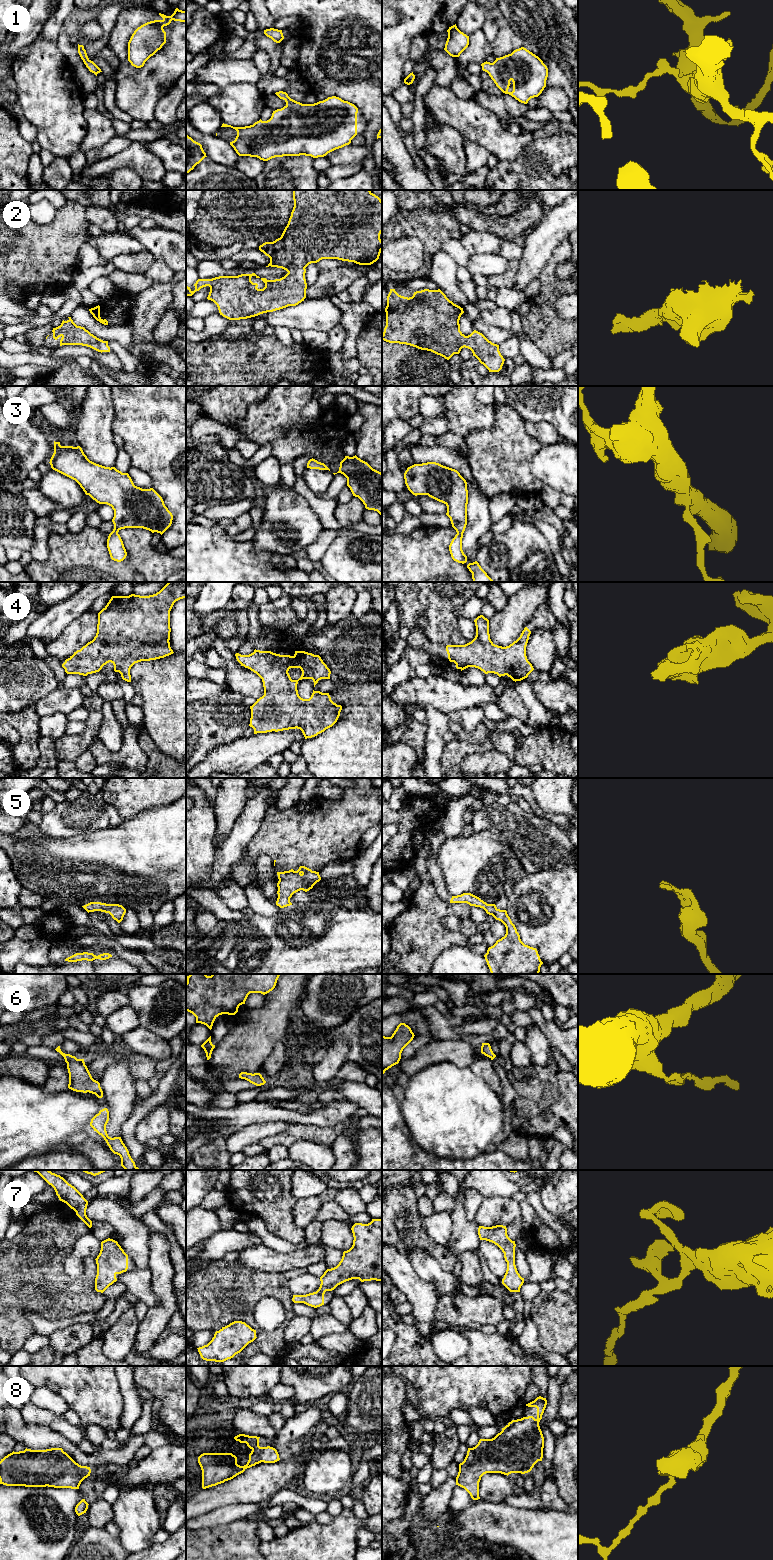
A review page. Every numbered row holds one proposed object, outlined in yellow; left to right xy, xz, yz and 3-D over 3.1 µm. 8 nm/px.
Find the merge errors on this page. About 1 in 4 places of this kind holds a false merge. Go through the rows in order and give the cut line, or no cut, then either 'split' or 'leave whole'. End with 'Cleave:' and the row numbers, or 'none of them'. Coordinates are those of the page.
1: no cut; leave whole
2: no cut; leave whole
3: no cut; leave whole
4: no cut; leave whole
5: no cut; leave whole
6: no cut; leave whole
7: no cut; leave whole
8: no cut; leave whole
Cleave: none of them

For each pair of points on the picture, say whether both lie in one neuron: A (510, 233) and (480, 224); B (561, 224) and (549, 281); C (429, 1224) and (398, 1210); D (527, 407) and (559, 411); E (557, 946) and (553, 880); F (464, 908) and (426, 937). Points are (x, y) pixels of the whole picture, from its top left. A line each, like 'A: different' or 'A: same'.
A: same
B: different
C: different
D: same
E: same
F: same

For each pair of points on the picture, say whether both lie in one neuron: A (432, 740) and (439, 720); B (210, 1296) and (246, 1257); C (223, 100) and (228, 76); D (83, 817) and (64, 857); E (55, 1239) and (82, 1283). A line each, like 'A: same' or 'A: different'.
A: same
B: different
C: different
D: different
E: same

